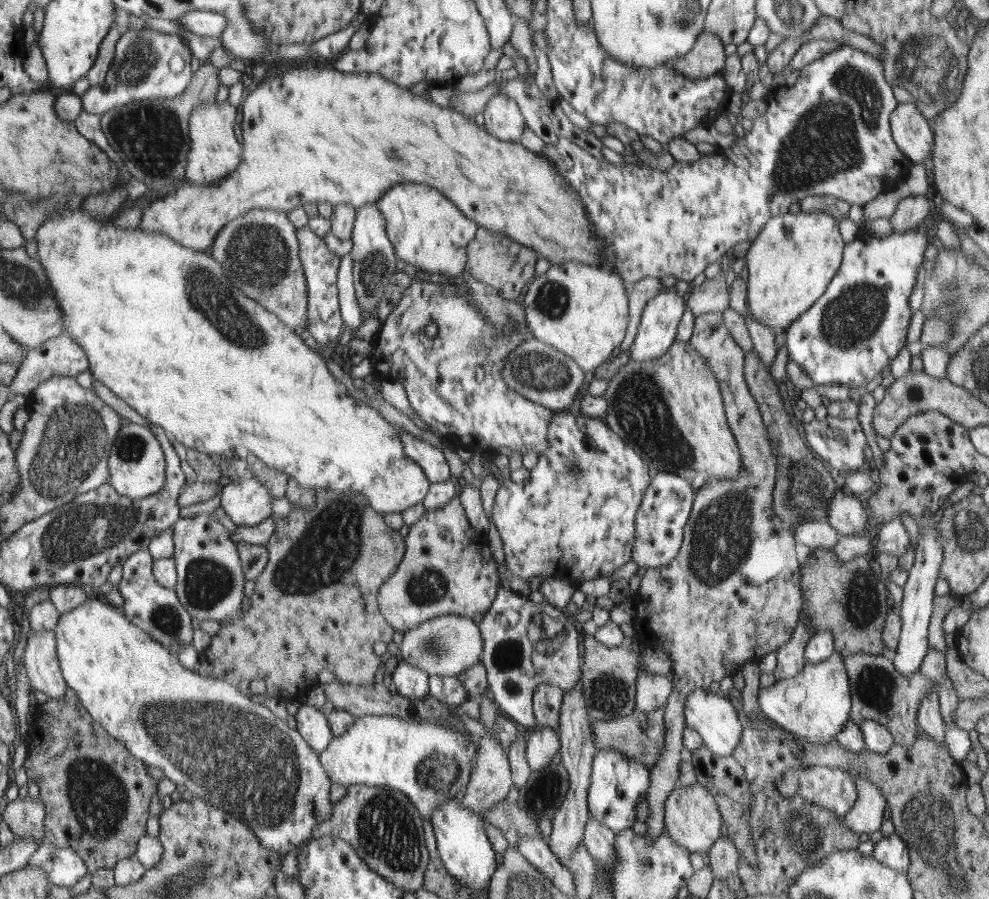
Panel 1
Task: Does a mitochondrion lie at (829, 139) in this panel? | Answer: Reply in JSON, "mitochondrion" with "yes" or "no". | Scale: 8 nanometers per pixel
{"mitochondrion":"yes"}

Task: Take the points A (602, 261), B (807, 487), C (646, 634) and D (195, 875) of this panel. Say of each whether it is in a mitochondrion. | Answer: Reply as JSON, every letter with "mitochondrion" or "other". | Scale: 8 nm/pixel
{"A":"other","B":"mitochondrion","C":"other","D":"mitochondrion"}

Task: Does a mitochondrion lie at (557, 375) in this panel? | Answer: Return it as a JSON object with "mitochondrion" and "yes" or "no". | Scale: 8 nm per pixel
{"mitochondrion":"yes"}

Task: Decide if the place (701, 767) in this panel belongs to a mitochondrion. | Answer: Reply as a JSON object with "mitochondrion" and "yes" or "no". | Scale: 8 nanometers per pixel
{"mitochondrion":"no"}

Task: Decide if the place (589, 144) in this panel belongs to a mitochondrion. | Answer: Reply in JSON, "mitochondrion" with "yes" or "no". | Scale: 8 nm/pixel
{"mitochondrion":"no"}

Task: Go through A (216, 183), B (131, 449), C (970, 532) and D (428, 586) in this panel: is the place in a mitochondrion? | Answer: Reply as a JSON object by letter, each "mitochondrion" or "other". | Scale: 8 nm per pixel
{"A":"other","B":"mitochondrion","C":"mitochondrion","D":"mitochondrion"}

